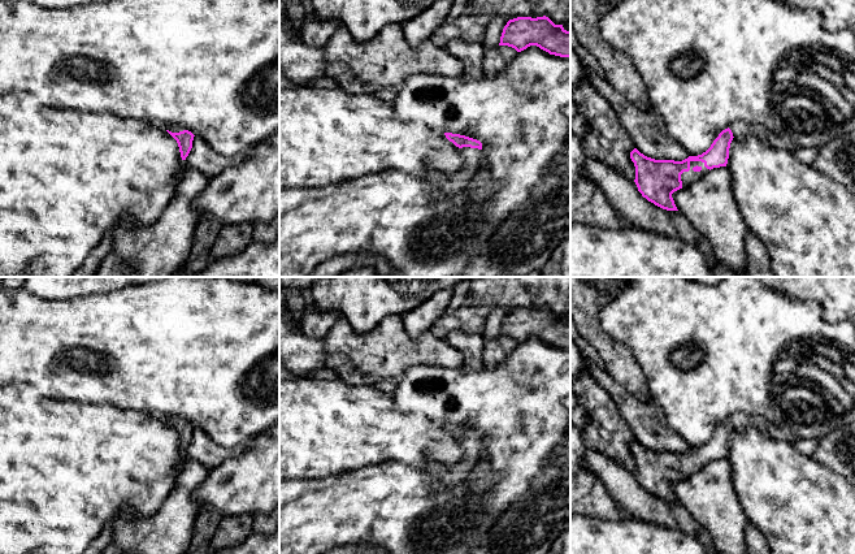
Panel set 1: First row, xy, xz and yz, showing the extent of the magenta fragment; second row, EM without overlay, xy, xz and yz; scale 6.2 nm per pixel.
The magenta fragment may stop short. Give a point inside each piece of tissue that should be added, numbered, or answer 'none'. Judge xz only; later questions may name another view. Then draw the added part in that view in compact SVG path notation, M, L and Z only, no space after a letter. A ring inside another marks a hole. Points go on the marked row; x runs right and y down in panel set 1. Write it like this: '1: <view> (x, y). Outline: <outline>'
1: xz (460, 180). Outline: M463 147L460 148L460 156L464 160L463 168L451 174L448 179L439 186L446 196L453 196L468 187L479 169L482 150Z

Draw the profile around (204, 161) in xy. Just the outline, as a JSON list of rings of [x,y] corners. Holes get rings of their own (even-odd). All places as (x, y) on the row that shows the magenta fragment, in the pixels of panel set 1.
[[[194,137],[192,148],[186,157],[187,166],[207,179],[217,176],[223,169],[242,163],[242,156],[225,157],[214,152],[201,138]]]

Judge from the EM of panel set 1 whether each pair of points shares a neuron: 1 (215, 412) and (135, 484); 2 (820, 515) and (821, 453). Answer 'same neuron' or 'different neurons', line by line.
1: different neurons
2: different neurons

